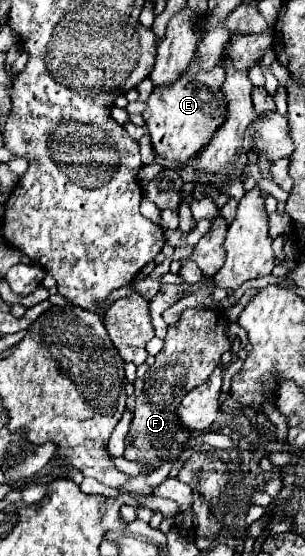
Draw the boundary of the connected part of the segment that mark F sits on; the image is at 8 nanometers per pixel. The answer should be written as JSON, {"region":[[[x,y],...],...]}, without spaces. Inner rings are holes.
{"region":[[[187,309],[181,315],[179,325],[169,327],[165,347],[157,353],[155,363],[145,373],[145,389],[137,397],[131,429],[125,437],[125,459],[137,461],[139,465],[149,465],[153,471],[161,467],[159,461],[179,459],[183,445],[193,437],[193,433],[181,425],[175,411],[187,391],[209,379],[223,353],[231,347],[226,334],[227,321],[221,317],[223,313],[217,311]]]}

